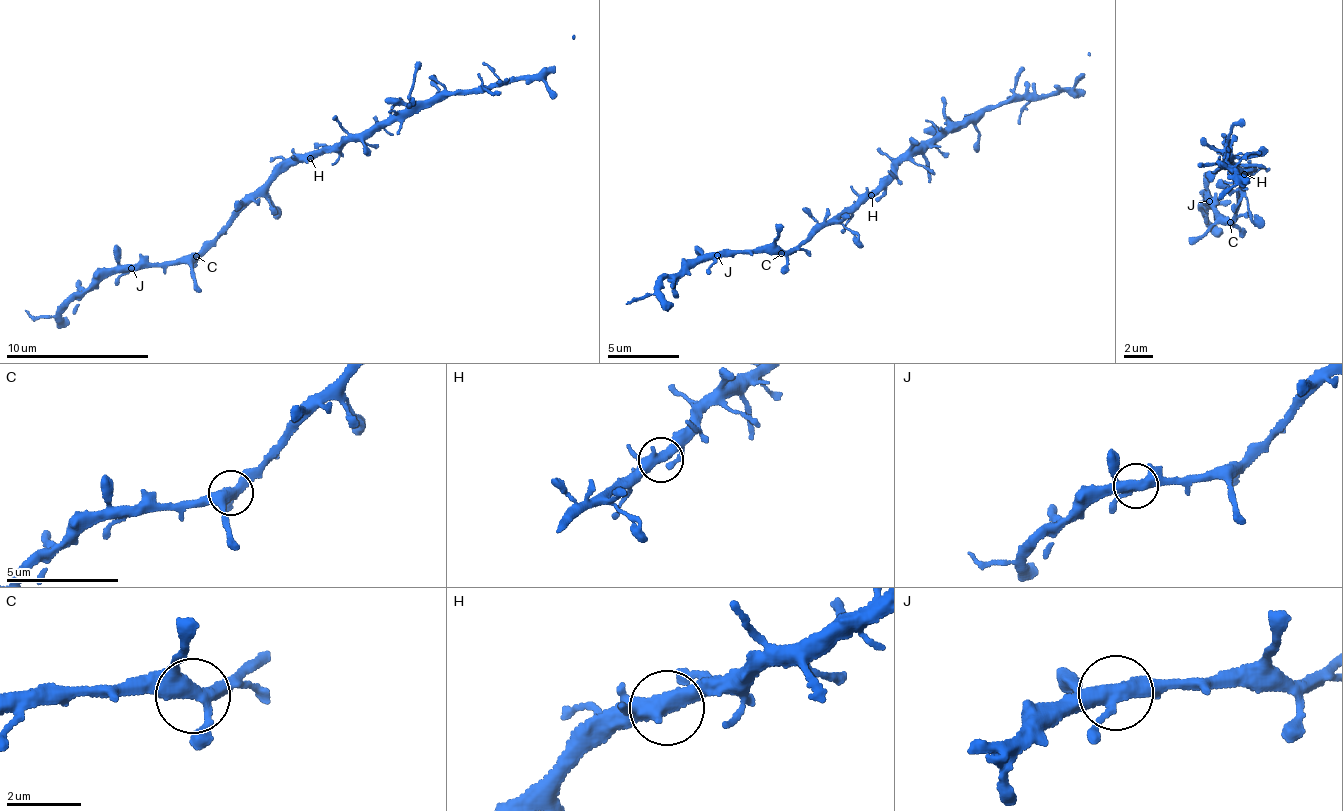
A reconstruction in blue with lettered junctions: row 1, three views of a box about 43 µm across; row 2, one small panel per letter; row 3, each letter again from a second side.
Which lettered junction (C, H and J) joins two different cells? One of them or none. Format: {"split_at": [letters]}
{"split_at": []}

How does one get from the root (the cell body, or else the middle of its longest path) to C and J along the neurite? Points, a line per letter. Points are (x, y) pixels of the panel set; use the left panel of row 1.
C: (299, 164), (284, 167), (196, 256)
J: (299, 164), (284, 167), (200, 253), (165, 260), (162, 265), (131, 267)

